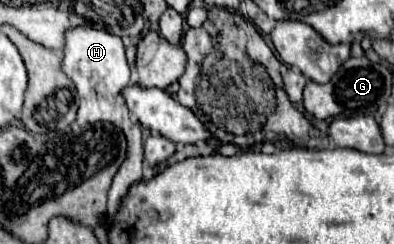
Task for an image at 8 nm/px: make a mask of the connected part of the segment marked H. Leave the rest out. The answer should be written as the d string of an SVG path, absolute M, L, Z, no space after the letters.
M92 26L70 28L64 34L62 72L74 82L74 86L78 90L80 106L78 106L76 122L80 126L94 124L94 122L112 122L124 132L124 136L128 140L126 170L118 170L118 174L114 176L112 188L108 192L108 216L114 216L128 186L132 186L134 182L138 182L142 178L142 158L144 158L142 130L140 130L140 126L130 122L128 106L126 106L126 100L122 94L130 82L130 66L124 56L124 44L118 36L112 36L106 30L96 30Z

